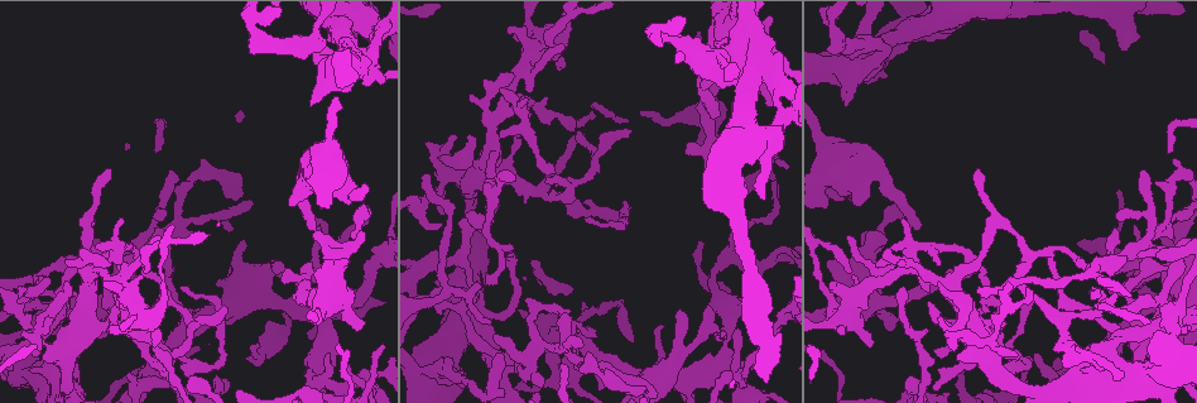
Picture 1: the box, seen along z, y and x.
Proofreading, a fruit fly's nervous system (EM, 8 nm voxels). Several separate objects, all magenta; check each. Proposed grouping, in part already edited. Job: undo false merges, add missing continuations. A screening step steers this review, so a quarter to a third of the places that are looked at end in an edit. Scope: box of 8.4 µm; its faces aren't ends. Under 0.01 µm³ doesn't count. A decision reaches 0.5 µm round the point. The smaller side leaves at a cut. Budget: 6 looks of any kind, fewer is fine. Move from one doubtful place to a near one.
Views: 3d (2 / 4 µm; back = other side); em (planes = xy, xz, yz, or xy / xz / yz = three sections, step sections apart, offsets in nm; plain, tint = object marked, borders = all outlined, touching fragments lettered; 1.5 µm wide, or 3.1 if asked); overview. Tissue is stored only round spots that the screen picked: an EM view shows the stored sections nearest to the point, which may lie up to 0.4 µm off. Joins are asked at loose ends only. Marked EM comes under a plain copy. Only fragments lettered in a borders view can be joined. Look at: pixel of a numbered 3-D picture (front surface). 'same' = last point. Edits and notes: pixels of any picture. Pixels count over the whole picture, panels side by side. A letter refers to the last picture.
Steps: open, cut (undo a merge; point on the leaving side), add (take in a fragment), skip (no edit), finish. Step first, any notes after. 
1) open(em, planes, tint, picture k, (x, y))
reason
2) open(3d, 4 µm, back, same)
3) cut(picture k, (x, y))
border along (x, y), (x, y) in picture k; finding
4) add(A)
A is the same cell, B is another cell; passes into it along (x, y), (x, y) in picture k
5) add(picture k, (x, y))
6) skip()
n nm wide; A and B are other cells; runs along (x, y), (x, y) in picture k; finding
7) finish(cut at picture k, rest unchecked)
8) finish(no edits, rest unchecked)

open(em, planes, tint, picture 1, (375, 263))
thick turns thin

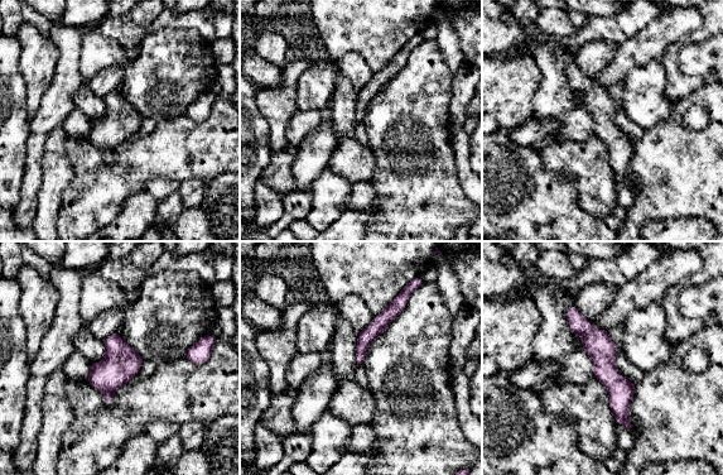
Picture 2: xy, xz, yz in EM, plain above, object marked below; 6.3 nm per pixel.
open(em, planes, borders, same)

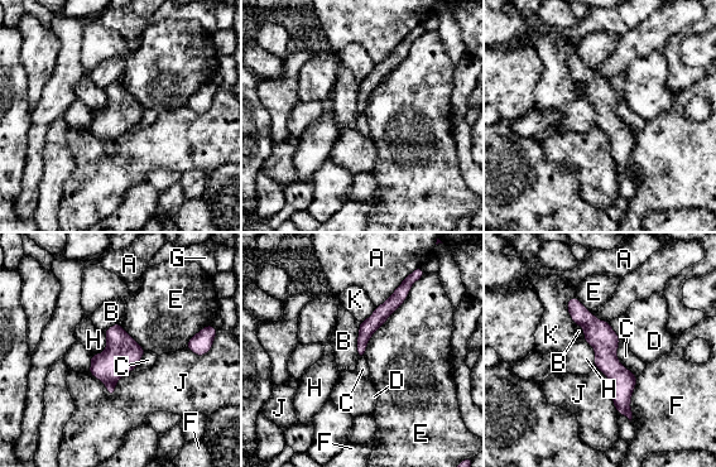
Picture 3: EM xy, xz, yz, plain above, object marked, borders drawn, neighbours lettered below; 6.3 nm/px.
skip()
E touches over 550 nm; A, B, C, D, E, F, G, H, J and K are other cells; runs along (573, 301), (605, 341), (629, 414) in picture 3; all the same neuron

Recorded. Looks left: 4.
open(em, xy, step 8, tint, picture 1, (1117, 214))
free end

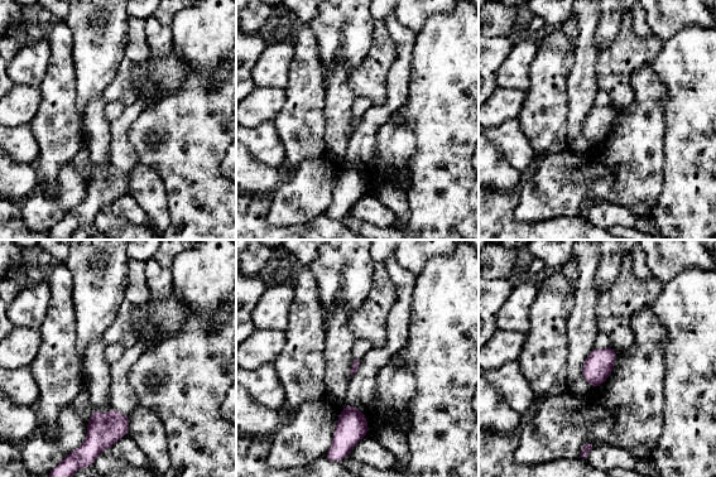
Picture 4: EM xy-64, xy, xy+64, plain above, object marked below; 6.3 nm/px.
open(em, xy, step 8, borders, same)

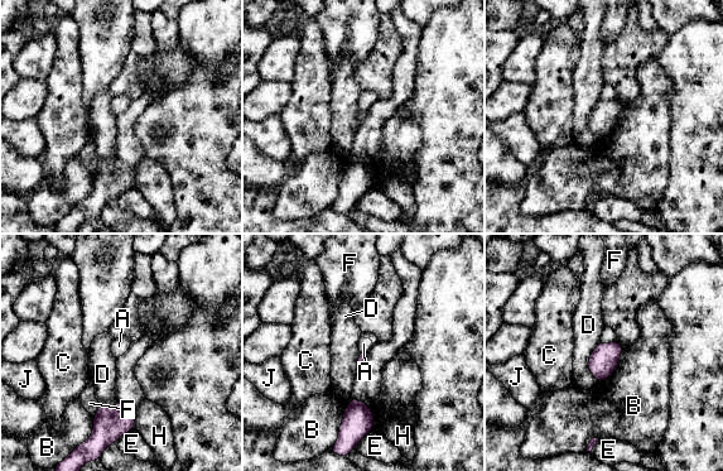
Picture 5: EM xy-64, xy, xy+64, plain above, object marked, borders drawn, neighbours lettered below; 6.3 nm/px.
skip()
A, B, C, D, E, F, H and J are other cells; border along (358, 350), (366, 352) in picture 5; no lettered fragment goes on from it

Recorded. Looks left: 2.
open(em, xz, step 8, tint, picture 1, (585, 218))
branch stops here

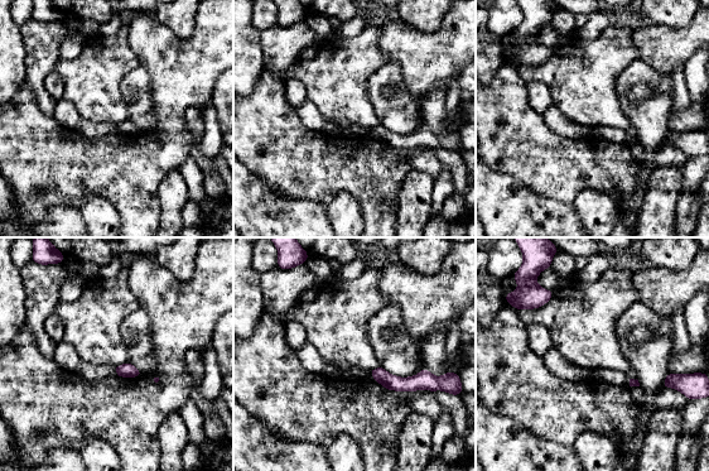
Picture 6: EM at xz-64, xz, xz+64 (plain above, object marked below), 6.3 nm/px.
open(em, planes, borders, same)
another direction

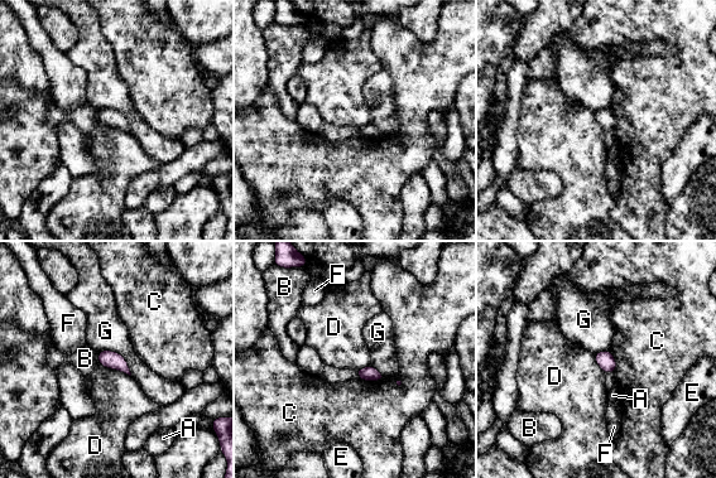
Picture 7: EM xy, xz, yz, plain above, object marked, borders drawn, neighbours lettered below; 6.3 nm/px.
skip()
110 nm wide; A, B, C, D, E, F and G are other cells; none of them fits

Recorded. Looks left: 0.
finish(no edits, rest unchecked)

